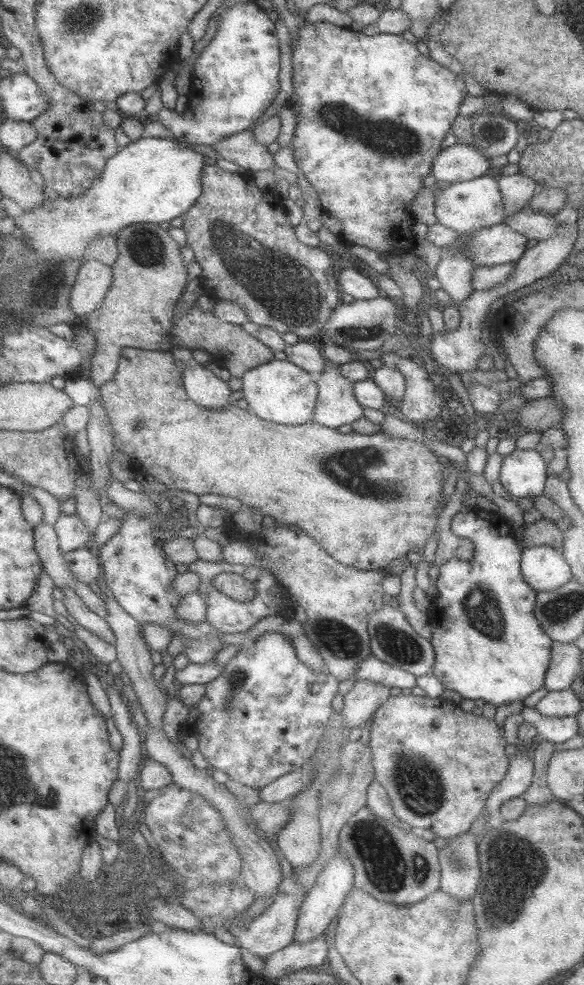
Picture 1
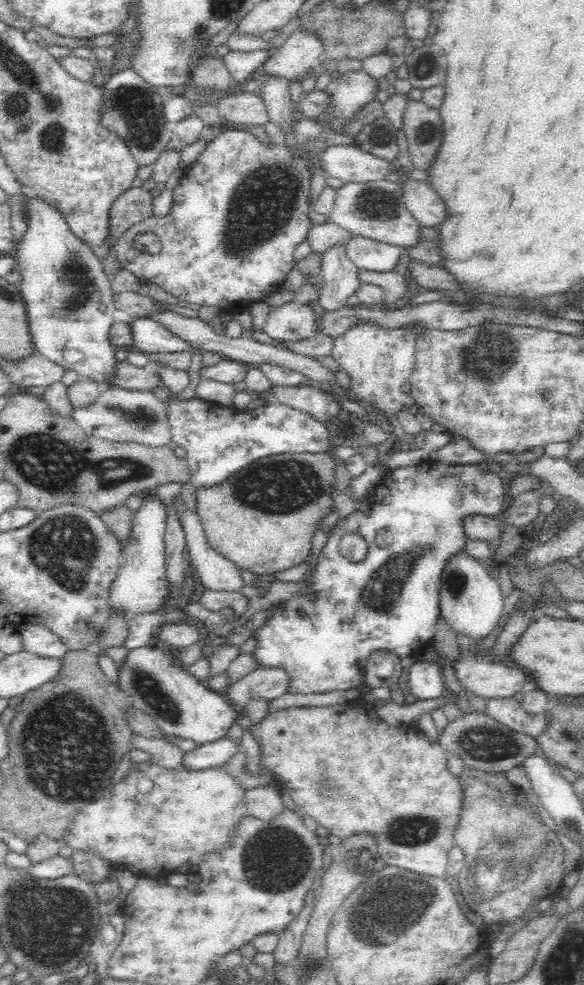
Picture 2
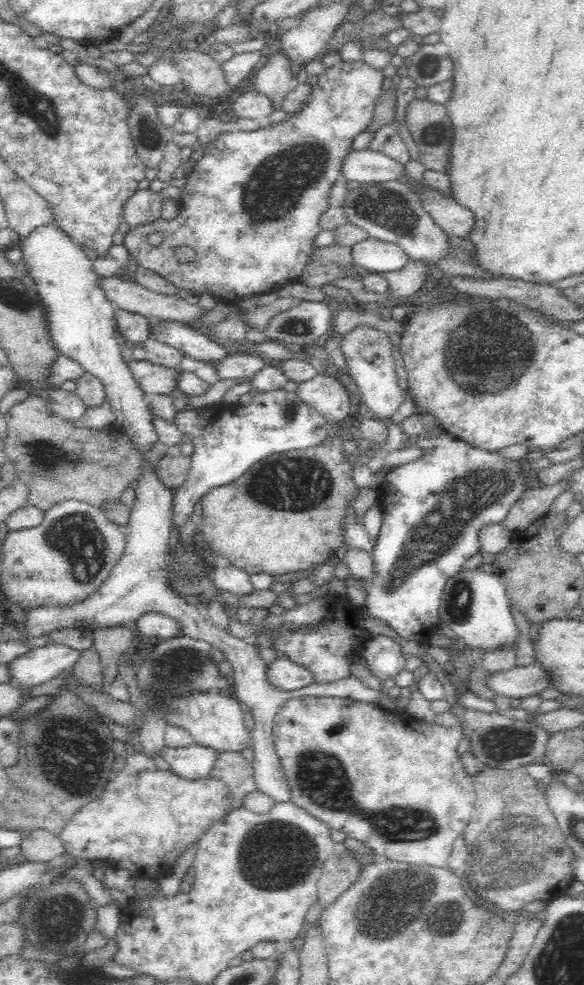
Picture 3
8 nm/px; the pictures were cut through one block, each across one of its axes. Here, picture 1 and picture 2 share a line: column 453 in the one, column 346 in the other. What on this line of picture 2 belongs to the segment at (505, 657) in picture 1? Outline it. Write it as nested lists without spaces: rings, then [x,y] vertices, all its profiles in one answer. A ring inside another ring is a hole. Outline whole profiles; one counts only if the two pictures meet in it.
[[[423,460],[418,464],[408,464],[408,466],[400,466],[400,468],[394,468],[389,470],[382,480],[376,486],[372,493],[371,516],[366,518],[362,512],[356,511],[356,515],[348,516],[346,522],[338,522],[334,534],[328,538],[320,558],[318,558],[318,572],[314,576],[314,590],[310,596],[304,596],[304,598],[292,598],[288,602],[284,603],[284,610],[277,614],[272,615],[272,618],[266,621],[262,628],[259,628],[254,633],[254,637],[257,640],[257,648],[254,652],[261,659],[261,666],[282,666],[292,673],[293,684],[291,687],[292,694],[311,694],[311,693],[328,693],[330,691],[347,691],[349,689],[357,688],[364,679],[362,678],[366,660],[370,650],[374,648],[388,648],[389,650],[396,650],[403,658],[409,655],[417,654],[421,649],[424,649],[430,645],[431,639],[434,637],[436,623],[441,618],[441,612],[439,607],[439,594],[442,580],[442,572],[450,562],[452,558],[460,557],[466,550],[466,544],[471,542],[471,538],[468,537],[467,530],[464,529],[464,522],[468,518],[475,516],[490,516],[500,518],[500,514],[504,512],[506,508],[506,498],[508,498],[508,483],[504,482],[504,476],[497,474],[496,471],[490,470],[488,466],[484,466],[482,461],[480,462],[443,462],[442,460]],[[342,531],[356,531],[367,542],[368,556],[366,560],[362,560],[360,563],[354,563],[346,561],[345,558],[339,553],[339,534]]]

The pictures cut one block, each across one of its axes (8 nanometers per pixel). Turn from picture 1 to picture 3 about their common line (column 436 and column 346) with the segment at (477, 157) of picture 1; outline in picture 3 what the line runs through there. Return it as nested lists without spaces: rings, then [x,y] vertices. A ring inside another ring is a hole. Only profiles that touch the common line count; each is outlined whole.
[[[366,149],[348,156],[344,176],[358,183],[396,182],[400,176],[406,176],[406,168],[386,154]]]

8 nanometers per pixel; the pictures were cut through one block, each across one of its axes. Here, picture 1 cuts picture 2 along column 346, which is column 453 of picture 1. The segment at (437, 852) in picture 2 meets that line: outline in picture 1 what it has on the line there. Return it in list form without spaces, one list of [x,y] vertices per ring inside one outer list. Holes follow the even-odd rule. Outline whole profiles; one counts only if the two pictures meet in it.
[[[402,691],[401,694],[394,694],[392,699],[388,700],[377,710],[374,717],[374,723],[371,727],[370,745],[374,751],[377,779],[387,788],[387,791],[391,795],[399,819],[410,826],[414,826],[417,830],[422,831],[428,829],[438,837],[448,839],[459,837],[472,830],[474,822],[485,813],[492,793],[500,786],[504,777],[507,777],[508,772],[512,770],[512,758],[510,759],[510,756],[508,756],[509,740],[505,726],[500,726],[493,718],[488,718],[484,715],[478,716],[478,714],[474,714],[472,711],[466,712],[456,702],[448,701],[442,697],[431,698],[427,695],[414,696],[414,694],[409,694],[408,691]]]

